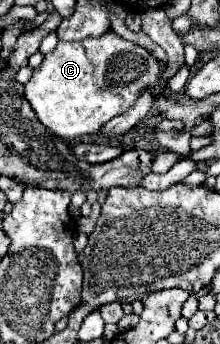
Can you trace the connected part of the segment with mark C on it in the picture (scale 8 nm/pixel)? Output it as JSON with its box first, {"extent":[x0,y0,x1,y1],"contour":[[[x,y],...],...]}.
{"extent":[24,30,162,140],"contour":[[[108,30],[108,34],[96,38],[94,46],[58,42],[56,50],[44,56],[44,62],[24,84],[24,96],[52,134],[74,140],[96,134],[104,122],[130,110],[142,90],[158,84],[160,74],[162,66],[154,56],[136,56],[134,42]]]}

